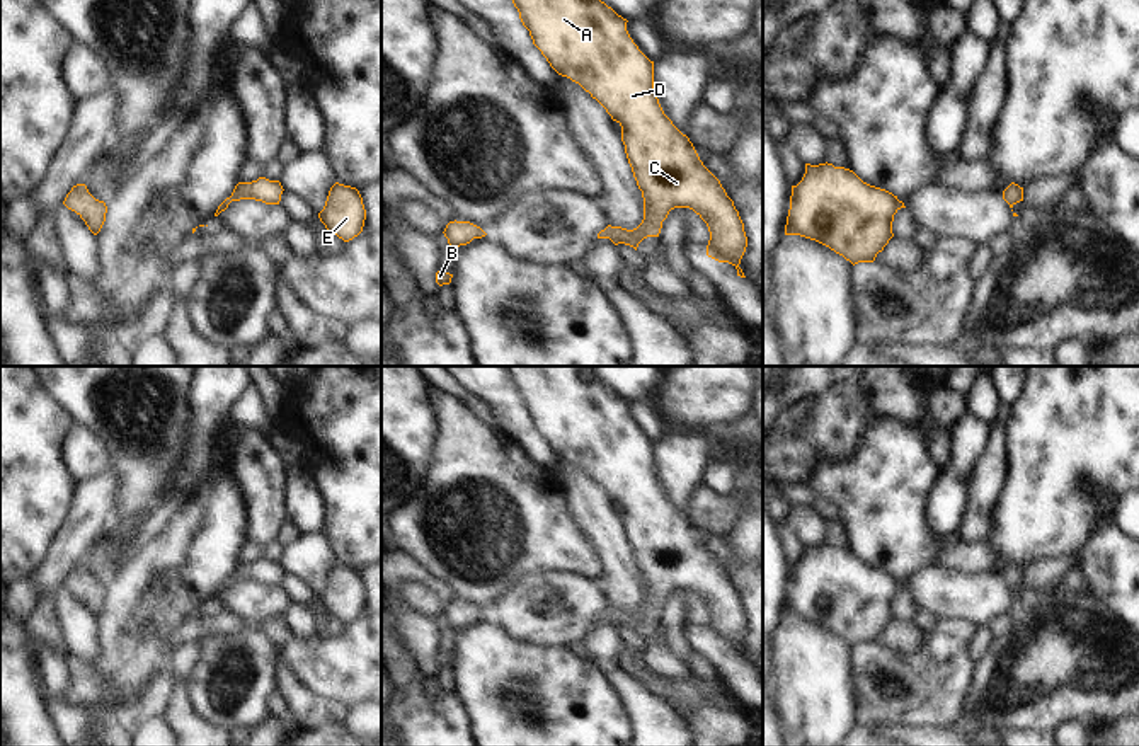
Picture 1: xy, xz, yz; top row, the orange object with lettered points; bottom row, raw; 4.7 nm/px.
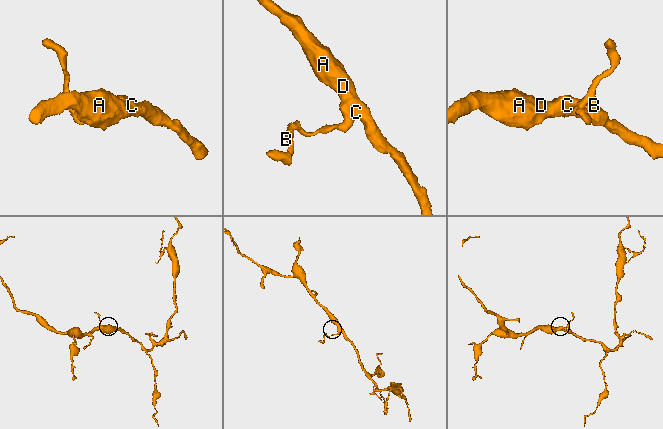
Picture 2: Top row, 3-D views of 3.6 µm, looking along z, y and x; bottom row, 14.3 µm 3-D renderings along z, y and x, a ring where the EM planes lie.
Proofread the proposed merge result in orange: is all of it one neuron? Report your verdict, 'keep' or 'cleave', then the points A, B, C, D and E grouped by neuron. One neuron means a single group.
keep; groups A B C D E

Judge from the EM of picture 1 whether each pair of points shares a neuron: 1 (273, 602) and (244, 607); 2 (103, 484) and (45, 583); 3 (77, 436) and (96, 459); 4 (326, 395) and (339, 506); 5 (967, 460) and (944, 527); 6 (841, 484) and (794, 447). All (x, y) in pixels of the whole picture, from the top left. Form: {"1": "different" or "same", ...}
{"1": "same", "2": "same", "3": "same", "4": "same", "5": "same", "6": "different"}

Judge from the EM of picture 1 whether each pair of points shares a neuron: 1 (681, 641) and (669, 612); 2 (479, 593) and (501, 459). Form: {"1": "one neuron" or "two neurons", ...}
{"1": "one neuron", "2": "one neuron"}

